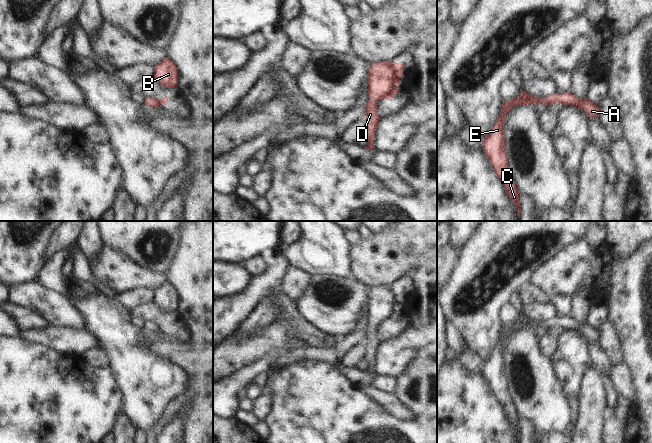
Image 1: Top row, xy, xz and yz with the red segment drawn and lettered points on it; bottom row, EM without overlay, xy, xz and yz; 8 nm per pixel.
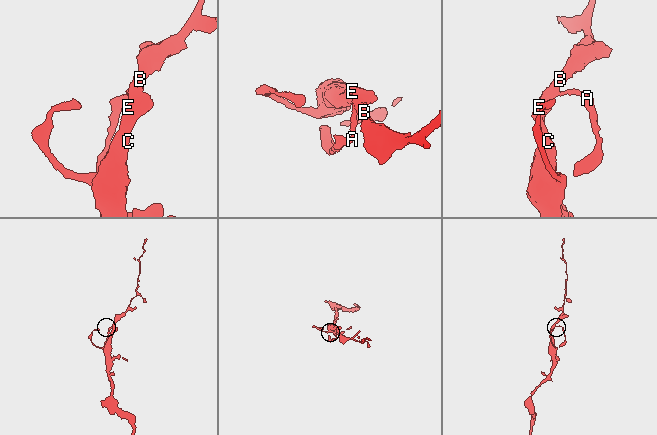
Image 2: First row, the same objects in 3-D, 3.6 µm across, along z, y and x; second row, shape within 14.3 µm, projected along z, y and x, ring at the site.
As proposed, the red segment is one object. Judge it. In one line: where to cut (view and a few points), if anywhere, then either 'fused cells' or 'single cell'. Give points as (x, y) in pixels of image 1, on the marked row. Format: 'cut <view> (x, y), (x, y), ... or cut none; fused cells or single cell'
cut none; single cell

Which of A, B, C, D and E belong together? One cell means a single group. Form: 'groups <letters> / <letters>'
groups A B C D E

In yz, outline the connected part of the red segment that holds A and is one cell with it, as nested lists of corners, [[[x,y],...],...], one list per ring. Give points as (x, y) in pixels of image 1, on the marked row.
[[[521,90],[521,94],[519,96],[503,102],[501,113],[499,114],[498,119],[491,128],[490,132],[483,139],[481,147],[489,159],[497,177],[504,183],[506,194],[510,197],[515,205],[517,209],[517,216],[519,218],[521,213],[518,200],[520,193],[518,192],[515,181],[508,168],[503,124],[505,122],[505,114],[514,105],[524,106],[533,104],[534,106],[537,106],[539,103],[547,106],[553,103],[562,103],[564,105],[578,107],[584,110],[589,118],[596,118],[600,113],[599,107],[591,102],[588,98],[580,99],[569,92],[554,93],[548,97],[541,97],[538,99]]]

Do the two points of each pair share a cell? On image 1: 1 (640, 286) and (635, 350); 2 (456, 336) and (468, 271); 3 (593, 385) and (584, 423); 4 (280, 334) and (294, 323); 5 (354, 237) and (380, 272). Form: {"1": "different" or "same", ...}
{"1": "same", "2": "different", "3": "same", "4": "different", "5": "different"}

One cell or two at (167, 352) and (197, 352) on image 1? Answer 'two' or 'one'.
one

